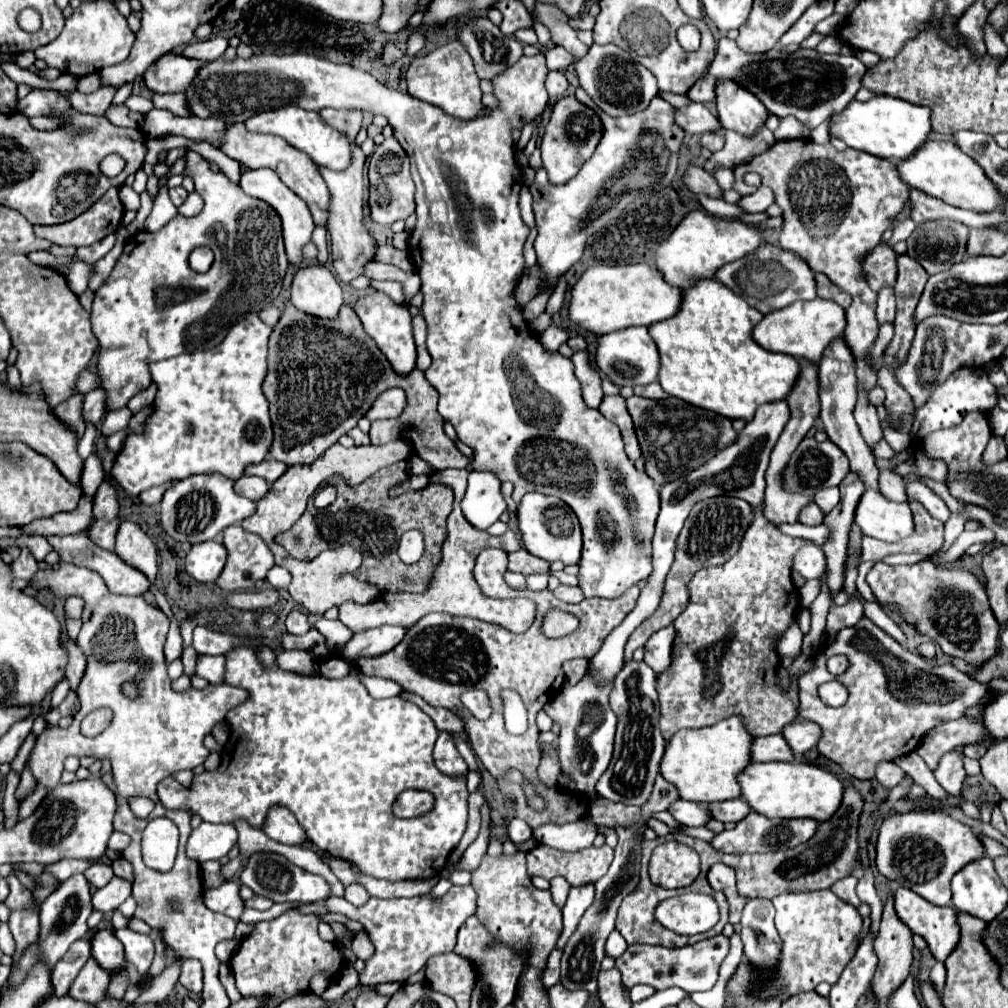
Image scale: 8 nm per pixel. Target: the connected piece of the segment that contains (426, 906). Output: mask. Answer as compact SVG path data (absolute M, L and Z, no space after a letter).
M472 885L452 887L444 897L432 901L430 895L412 897L412 899L376 899L362 907L354 907L346 899L328 897L324 905L332 913L342 913L350 919L360 921L366 927L370 941L376 951L366 961L366 969L360 973L362 985L380 985L388 981L406 981L410 975L420 971L420 967L432 957L440 953L448 953L456 947L456 933L460 925L476 911L476 891Z

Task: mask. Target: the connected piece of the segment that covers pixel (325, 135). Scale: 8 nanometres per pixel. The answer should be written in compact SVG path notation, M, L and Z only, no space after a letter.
M288 105L282 109L272 109L258 113L246 121L246 129L252 133L272 133L282 139L286 139L292 147L304 151L314 163L320 167L328 167L332 171L346 171L352 163L352 141L344 131L338 131L336 127L328 125L320 113L316 111L304 111L296 105Z

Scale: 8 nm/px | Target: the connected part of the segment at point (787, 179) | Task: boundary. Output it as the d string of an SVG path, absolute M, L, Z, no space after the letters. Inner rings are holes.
M808 139L776 141L776 145L768 149L768 153L762 153L750 163L736 167L734 189L740 195L750 195L756 191L756 187L746 185L744 181L744 175L750 171L758 173L762 177L762 185L774 191L776 203L784 211L782 237L800 237L800 241L780 241L780 245L802 257L814 273L824 273L828 279L834 281L834 285L852 295L852 305L846 309L848 323L844 339L848 341L852 353L856 353L860 397L854 409L854 419L864 441L870 449L874 449L882 441L882 429L878 423L876 407L866 403L866 393L872 385L876 385L878 369L870 367L864 357L868 355L878 335L878 325L874 317L876 293L866 281L864 259L882 241L884 231L892 227L890 221L904 207L910 189L900 181L894 161L868 157L868 153L856 153L856 149L846 149L844 153L840 153L832 145L816 145ZM788 219L800 219L800 227L796 221Z

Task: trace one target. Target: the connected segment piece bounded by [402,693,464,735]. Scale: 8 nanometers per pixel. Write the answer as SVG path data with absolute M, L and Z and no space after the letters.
M404 693L402 697L416 703L426 715L430 715L432 721L436 723L438 731L448 731L448 733L456 733L456 735L460 735L464 731L464 721L456 713L452 713L448 709L440 709L440 707L430 707L422 697L418 697L414 693Z

